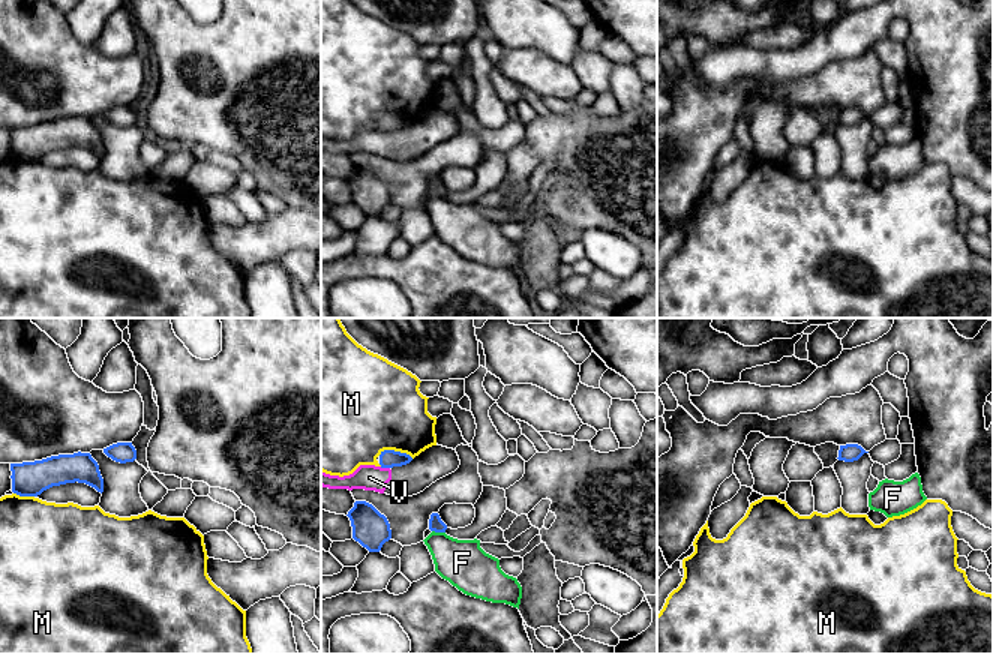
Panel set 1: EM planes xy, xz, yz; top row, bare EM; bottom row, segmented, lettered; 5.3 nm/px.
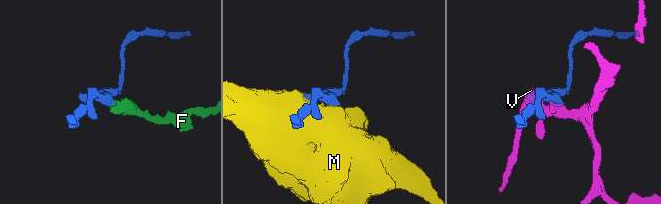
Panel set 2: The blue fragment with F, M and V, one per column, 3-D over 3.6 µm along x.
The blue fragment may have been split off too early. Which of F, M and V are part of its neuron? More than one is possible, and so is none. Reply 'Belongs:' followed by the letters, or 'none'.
Belongs: F

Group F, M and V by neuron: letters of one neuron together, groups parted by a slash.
F / M / V

